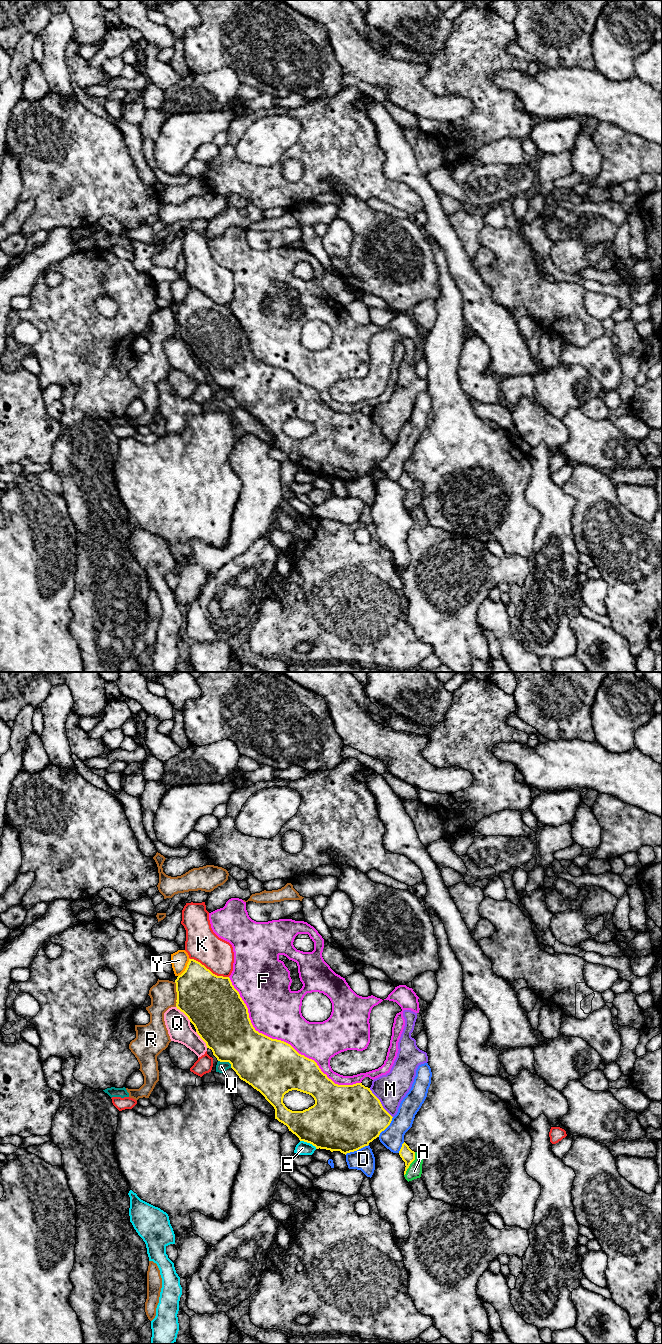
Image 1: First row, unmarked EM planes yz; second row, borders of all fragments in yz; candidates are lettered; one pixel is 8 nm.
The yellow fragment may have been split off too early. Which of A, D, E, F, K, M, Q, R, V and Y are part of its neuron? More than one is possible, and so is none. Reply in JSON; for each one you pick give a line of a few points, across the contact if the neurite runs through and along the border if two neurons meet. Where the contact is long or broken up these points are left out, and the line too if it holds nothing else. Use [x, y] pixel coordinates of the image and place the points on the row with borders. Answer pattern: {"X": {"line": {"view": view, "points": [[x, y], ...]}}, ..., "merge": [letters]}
{"A": {"line": {"view": "yz", "points": [[408, 1156], [410, 1163], [414, 1171]]}}, "merge": ["A"]}

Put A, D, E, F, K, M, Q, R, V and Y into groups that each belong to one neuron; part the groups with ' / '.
A / D / E / F / K / M / Q / R / V / Y

